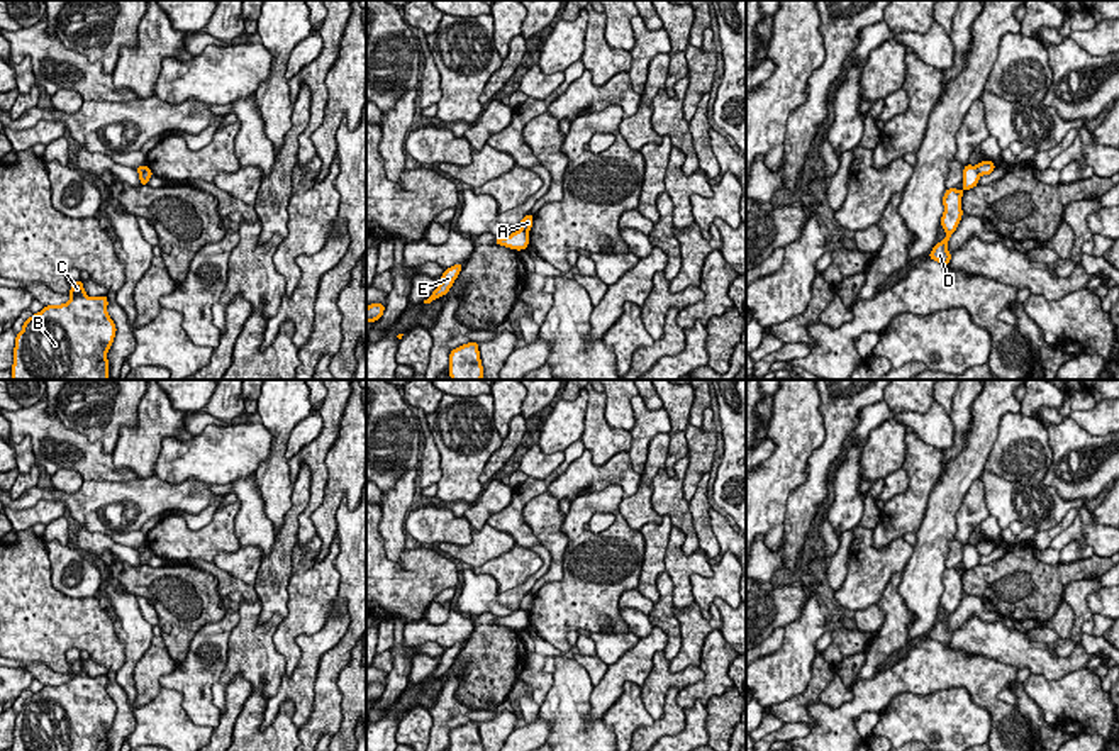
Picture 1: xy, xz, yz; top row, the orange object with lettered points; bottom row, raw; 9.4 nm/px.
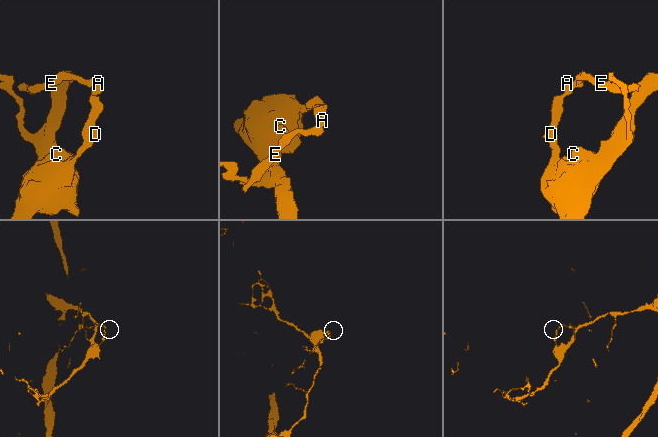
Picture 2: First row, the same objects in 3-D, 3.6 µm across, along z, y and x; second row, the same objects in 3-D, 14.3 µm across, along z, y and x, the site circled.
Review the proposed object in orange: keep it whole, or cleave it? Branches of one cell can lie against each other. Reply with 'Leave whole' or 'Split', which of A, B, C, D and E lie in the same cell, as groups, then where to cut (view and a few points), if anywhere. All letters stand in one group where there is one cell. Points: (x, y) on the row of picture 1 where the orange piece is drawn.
Split. Groups: A B C D / E. Split along yz (975, 166), (980, 175)

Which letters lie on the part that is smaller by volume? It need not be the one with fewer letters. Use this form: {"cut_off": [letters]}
{"cut_off": ["E"]}

